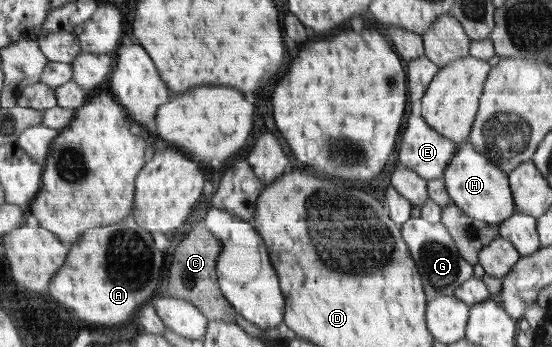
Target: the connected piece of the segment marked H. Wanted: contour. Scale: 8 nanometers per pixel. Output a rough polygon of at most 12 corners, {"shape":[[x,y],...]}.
{"shape":[[470,140],[445,169],[453,203],[498,226],[515,215],[510,175]]}

